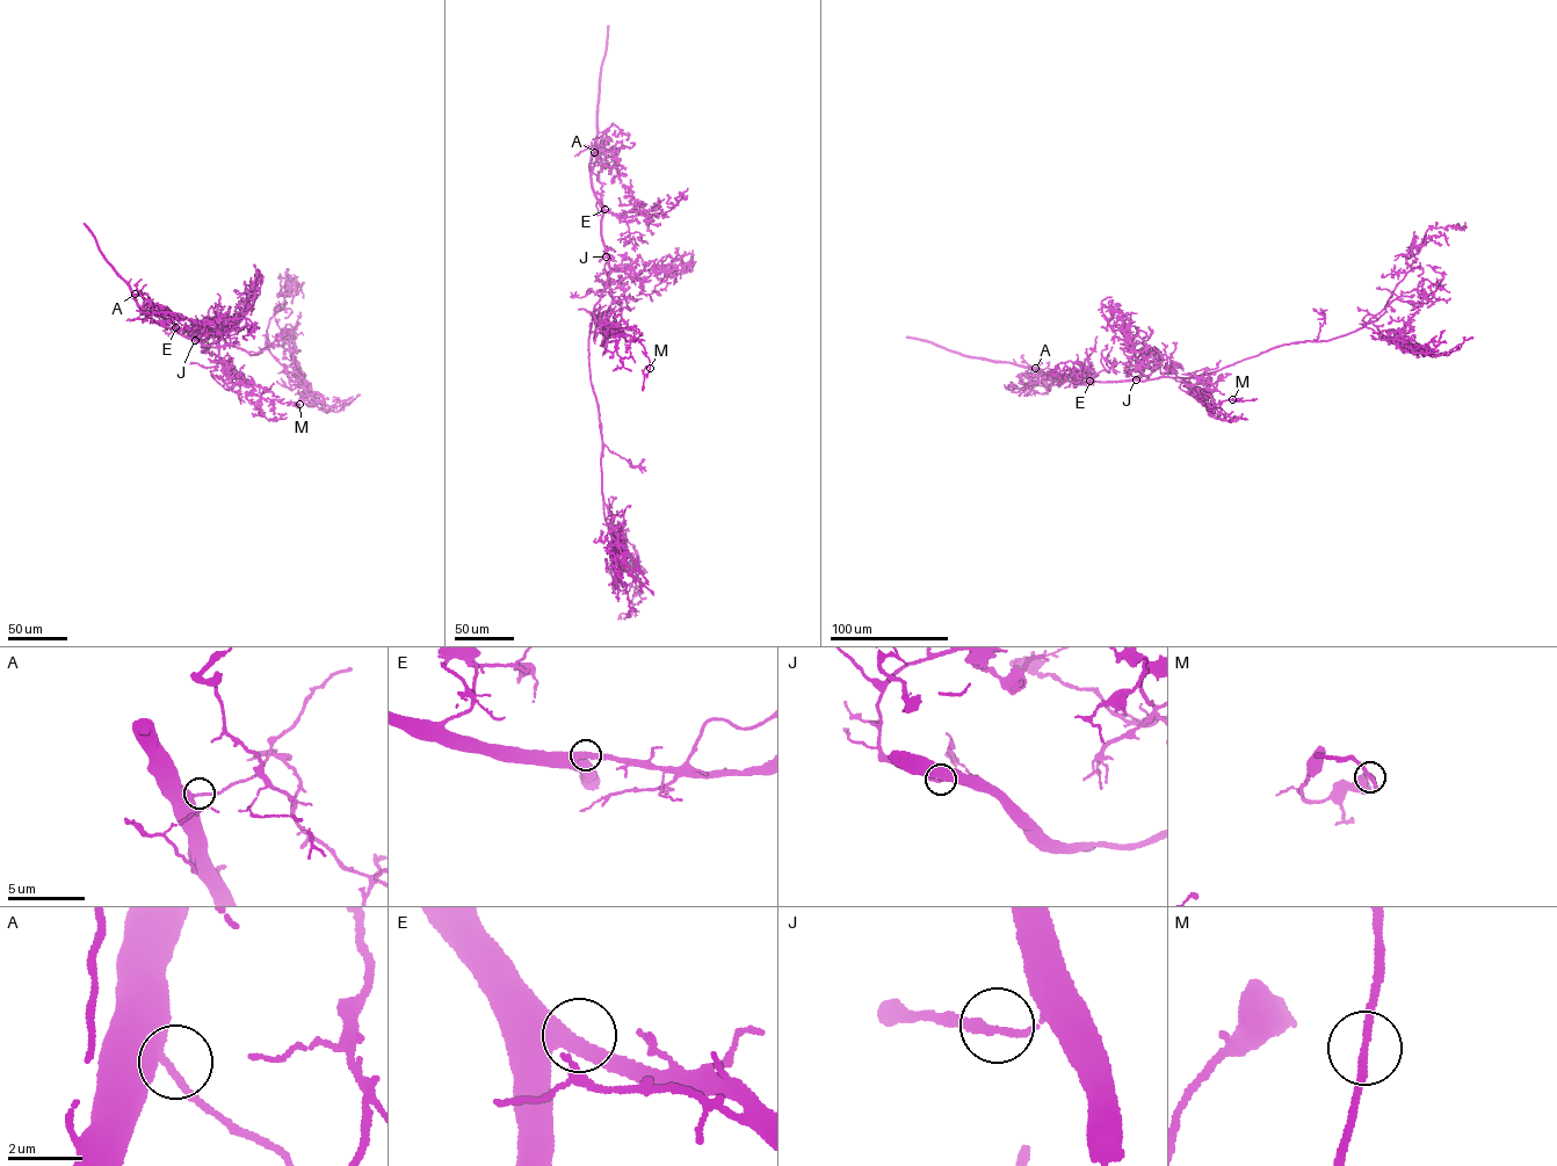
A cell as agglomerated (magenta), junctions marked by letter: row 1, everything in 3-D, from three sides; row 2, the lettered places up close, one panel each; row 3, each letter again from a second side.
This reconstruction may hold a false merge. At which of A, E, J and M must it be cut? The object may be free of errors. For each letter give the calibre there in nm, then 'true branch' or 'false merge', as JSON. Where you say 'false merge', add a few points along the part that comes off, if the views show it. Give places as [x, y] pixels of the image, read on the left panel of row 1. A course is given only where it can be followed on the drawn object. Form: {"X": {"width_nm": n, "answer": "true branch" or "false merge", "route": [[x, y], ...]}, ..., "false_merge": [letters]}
{"A": {"width_nm": 360, "answer": "true branch"}, "E": {"width_nm": 440, "answer": "true branch"}, "J": {"width_nm": 200, "answer": "true branch"}, "M": {"width_nm": 190, "answer": "true branch"}, "false_merge": []}

